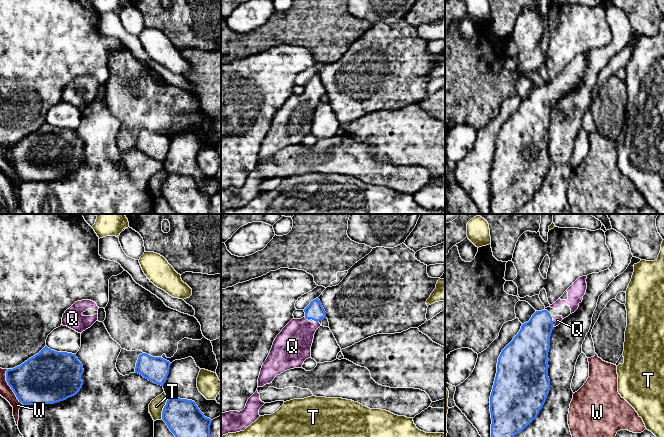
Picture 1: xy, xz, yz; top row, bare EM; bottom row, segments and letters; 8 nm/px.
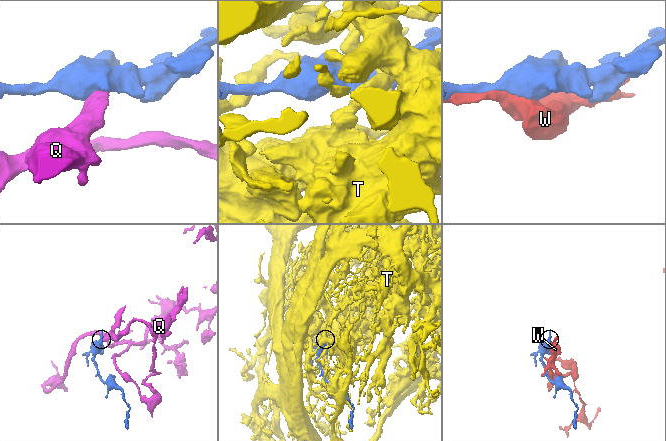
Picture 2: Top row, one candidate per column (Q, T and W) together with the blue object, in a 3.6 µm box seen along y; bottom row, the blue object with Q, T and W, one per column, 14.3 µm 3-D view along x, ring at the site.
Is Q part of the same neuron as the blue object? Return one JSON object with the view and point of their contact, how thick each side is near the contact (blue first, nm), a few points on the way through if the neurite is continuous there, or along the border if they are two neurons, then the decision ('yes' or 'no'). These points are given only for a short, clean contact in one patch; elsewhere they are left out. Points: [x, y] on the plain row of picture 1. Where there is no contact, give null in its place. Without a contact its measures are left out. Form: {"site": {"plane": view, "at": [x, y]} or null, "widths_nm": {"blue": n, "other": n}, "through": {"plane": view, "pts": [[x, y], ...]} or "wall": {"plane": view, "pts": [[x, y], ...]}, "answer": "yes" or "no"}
{"site": {"plane": "yz", "at": [552, 100]}, "widths_nm": {"blue": 300, "other": 70}, "through": {"plane": "yz", "pts": [[531, 121], [552, 100], [557, 96]]}, "answer": "yes"}

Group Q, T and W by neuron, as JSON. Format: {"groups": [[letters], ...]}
{"groups": [["Q"], ["T"], ["W"]]}

